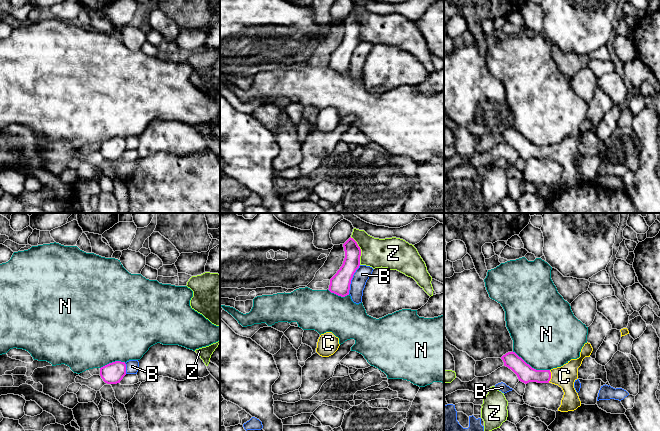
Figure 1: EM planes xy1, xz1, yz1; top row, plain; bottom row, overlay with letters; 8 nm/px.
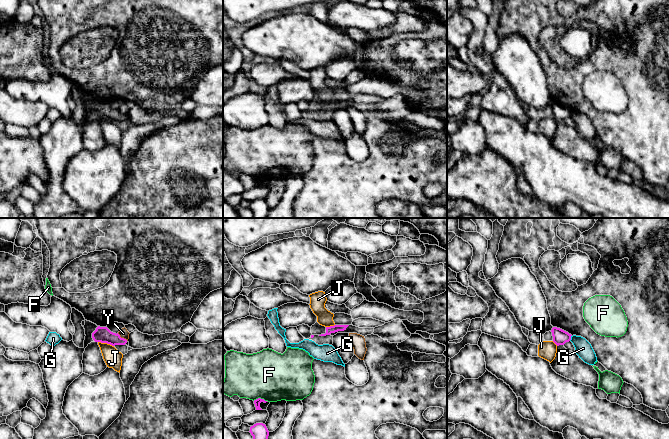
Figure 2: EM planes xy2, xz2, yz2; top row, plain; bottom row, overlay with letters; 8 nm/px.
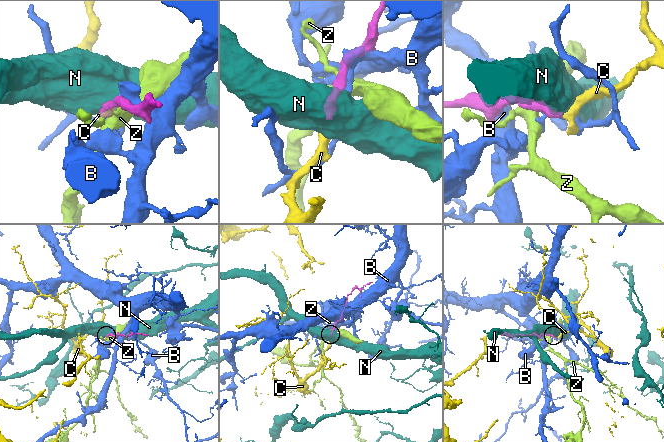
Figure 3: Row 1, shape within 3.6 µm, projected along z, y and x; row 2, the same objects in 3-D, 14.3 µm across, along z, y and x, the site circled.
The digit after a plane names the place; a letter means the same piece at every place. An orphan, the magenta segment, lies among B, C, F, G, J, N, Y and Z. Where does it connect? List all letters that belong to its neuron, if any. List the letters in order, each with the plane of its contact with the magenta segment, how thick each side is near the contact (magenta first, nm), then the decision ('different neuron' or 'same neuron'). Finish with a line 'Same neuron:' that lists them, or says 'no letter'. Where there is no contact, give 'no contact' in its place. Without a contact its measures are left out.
B: xz1 | 160/120 nm | different neuron
C: yz1 | 140/170 nm | same neuron
F: xz2 | 50/400 nm | different neuron
G: yz2 | 120/140 nm | different neuron
J: xy2 | 130/140 nm | different neuron
N: yz1 | 140/480 nm | different neuron
Y: xy2 | 130/70 nm | different neuron
Z: xz1 | 140/240 nm | different neuron
Same neuron: C

